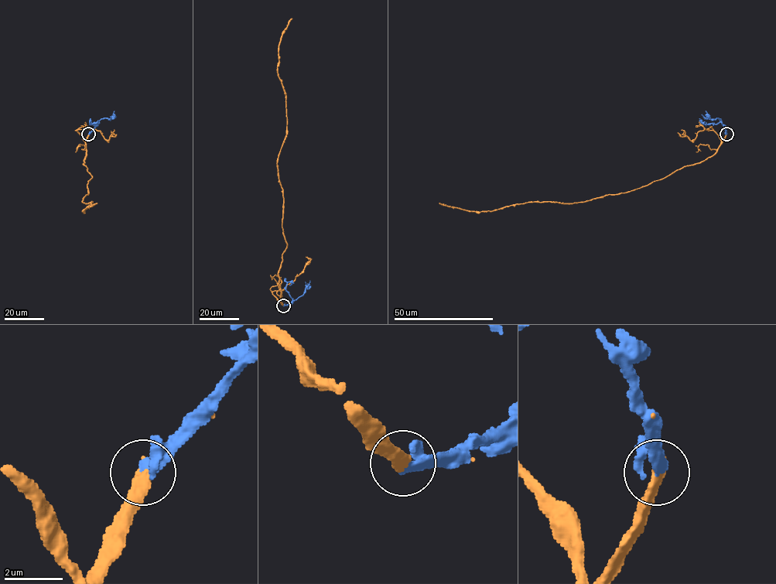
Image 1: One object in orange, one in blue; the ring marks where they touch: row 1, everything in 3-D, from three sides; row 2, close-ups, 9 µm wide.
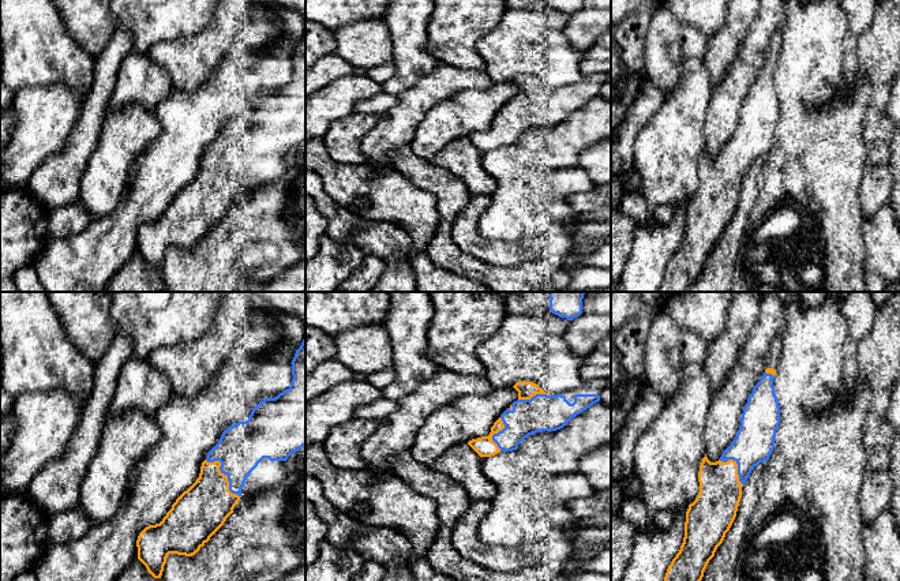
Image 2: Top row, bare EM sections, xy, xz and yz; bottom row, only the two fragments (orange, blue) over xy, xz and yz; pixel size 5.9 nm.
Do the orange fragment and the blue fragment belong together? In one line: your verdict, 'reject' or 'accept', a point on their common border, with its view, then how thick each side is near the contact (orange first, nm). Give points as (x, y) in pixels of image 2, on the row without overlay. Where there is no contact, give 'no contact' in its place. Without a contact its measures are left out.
reject | xy (222, 168) | 300/280 nm

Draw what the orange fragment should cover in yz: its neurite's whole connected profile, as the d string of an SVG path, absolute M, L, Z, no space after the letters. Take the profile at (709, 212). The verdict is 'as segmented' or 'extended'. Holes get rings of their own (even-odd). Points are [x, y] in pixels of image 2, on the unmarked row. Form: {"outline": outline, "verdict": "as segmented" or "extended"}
{"outline": "M705 149L698 166L700 187L686 206L683 237L667 263L659 292L686 292L724 233L735 243L747 240L757 180L766 165L768 155L760 157L742 179L736 155L710 157Z", "verdict": "extended"}

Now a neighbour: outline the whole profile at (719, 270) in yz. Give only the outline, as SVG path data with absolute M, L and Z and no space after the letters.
M724 232L709 255L702 274L686 292L732 292L735 270L743 260L746 241L731 241Z

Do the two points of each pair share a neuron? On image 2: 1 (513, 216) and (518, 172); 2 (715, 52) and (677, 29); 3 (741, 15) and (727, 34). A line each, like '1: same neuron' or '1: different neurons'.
1: same neuron
2: different neurons
3: same neuron

